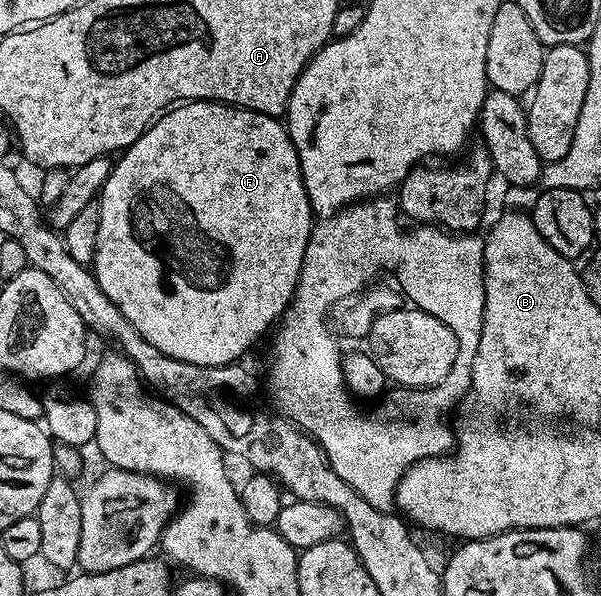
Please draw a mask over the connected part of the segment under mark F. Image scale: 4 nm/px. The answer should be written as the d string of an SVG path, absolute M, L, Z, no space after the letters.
M192 100L176 105L156 118L135 143L122 151L120 158L123 159L112 165L109 180L105 180L97 199L99 228L93 273L105 296L109 296L109 300L113 300L117 308L121 308L125 320L129 320L129 324L133 324L133 328L137 328L137 332L141 332L141 336L145 336L145 340L153 344L153 348L161 348L165 356L202 366L229 366L238 363L242 359L239 357L271 325L274 327L291 305L295 289L299 286L305 248L313 229L313 215L309 196L305 192L297 148L293 148L293 140L287 134L286 125L278 118L271 118L256 110L244 110L242 106Z

